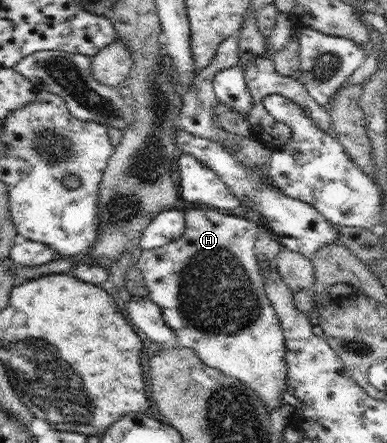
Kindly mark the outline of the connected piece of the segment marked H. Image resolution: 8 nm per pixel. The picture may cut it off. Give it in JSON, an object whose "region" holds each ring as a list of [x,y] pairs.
{"region":[[[191,208],[184,212],[185,229],[175,241],[169,242],[167,245],[143,250],[136,263],[136,268],[144,277],[144,284],[149,290],[149,297],[161,308],[165,323],[176,333],[177,345],[183,348],[191,348],[194,352],[211,367],[220,369],[225,375],[234,377],[251,387],[251,390],[261,398],[265,408],[269,413],[278,409],[282,405],[281,394],[286,391],[285,380],[288,378],[288,367],[286,360],[286,345],[284,333],[280,326],[279,318],[273,309],[264,286],[264,275],[260,269],[259,259],[255,251],[259,224],[255,218],[244,212],[225,212],[215,208]]]}

